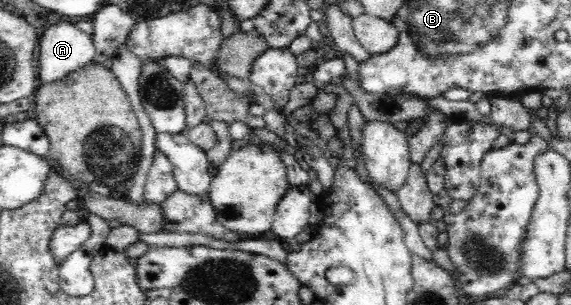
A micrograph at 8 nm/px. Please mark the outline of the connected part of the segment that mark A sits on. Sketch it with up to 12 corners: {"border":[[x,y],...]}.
{"border":[[71,22],[40,35],[39,84],[93,61],[92,35]]}

